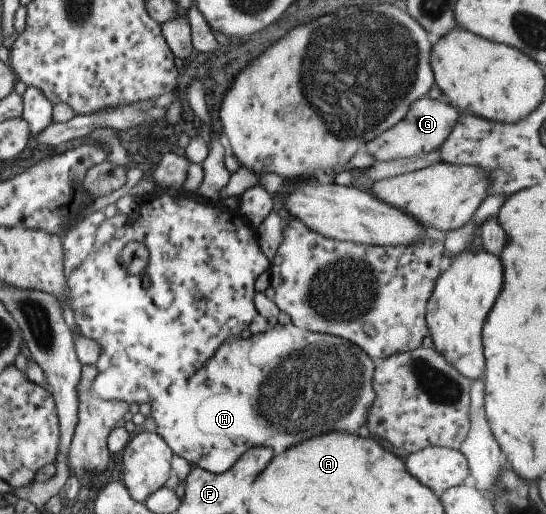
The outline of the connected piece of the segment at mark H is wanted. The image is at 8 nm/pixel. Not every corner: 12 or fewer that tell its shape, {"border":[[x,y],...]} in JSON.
{"border":[[292,322],[228,336],[151,403],[168,447],[219,474],[356,433],[359,345]]}

